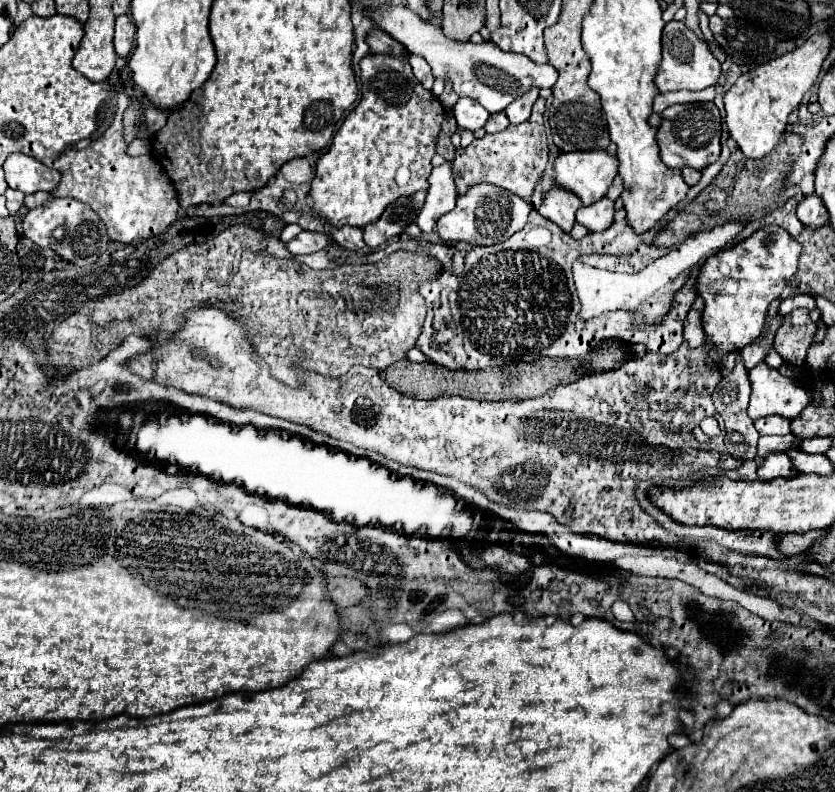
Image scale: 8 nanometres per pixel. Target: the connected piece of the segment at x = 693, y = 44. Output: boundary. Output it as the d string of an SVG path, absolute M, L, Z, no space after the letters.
M669 21L663 29L663 59L655 75L657 89L661 93L665 91L679 91L679 89L691 89L699 91L709 85L715 85L721 75L721 63L713 57L707 43L699 39L685 23L681 21Z

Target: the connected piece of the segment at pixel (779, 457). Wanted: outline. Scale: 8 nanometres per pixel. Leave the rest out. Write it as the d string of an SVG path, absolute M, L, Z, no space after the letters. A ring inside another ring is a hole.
M783 451L769 455L761 463L761 467L757 467L759 481L771 481L771 479L777 479L777 477L789 479L789 477L795 477L795 475L797 475L797 469L791 465L791 459Z

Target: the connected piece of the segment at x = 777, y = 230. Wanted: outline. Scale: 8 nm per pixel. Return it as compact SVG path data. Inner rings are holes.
M763 227L757 233L753 233L749 239L709 257L701 267L697 279L699 295L703 295L705 299L705 309L703 309L705 343L711 345L719 355L729 355L733 353L733 349L741 349L753 343L763 331L769 303L781 295L783 287L797 273L799 253L801 253L801 245L793 237L789 237L789 233L785 233L781 227Z

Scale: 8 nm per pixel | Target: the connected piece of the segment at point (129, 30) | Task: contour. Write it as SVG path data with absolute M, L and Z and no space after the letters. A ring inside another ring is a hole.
M127 15L117 17L115 21L115 51L119 57L129 57L135 43L135 25Z

